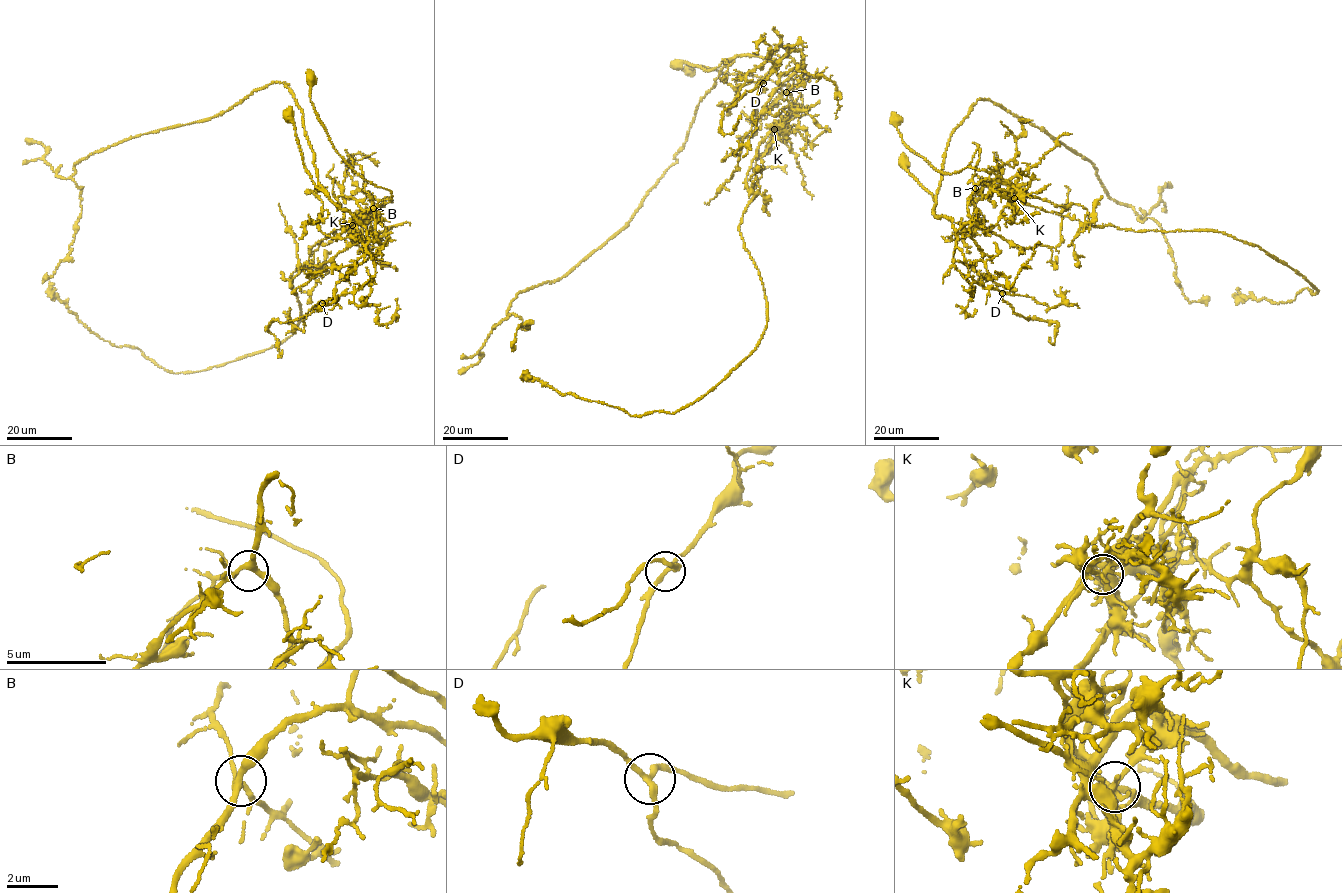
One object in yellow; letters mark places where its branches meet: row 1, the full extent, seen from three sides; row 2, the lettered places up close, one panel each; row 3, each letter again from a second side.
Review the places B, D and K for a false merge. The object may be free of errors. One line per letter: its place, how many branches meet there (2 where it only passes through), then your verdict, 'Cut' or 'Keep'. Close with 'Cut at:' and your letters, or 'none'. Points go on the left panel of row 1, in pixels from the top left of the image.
B: Place: (373, 208). Branches: 4. Keep
D: Place: (322, 303). Branches: 3. Keep
K: Place: (352, 225). Branches: 6. Cut
Cut at: K

